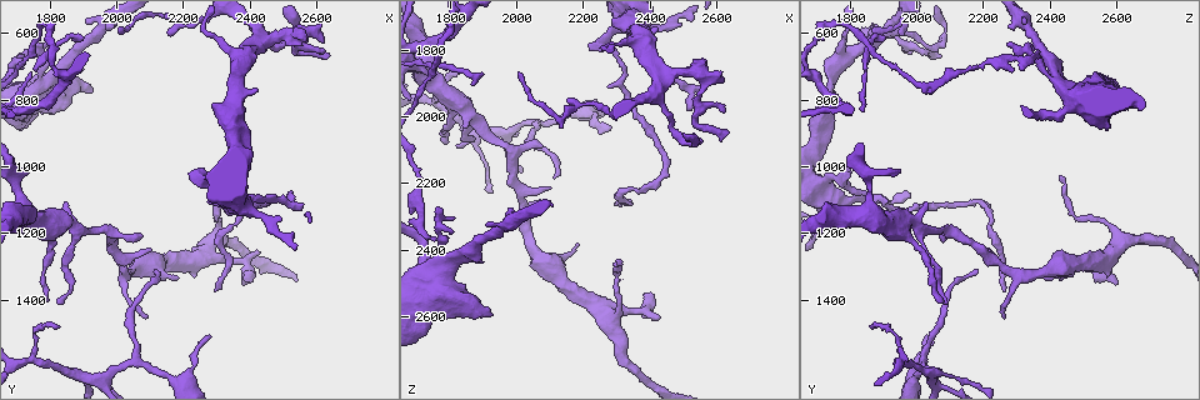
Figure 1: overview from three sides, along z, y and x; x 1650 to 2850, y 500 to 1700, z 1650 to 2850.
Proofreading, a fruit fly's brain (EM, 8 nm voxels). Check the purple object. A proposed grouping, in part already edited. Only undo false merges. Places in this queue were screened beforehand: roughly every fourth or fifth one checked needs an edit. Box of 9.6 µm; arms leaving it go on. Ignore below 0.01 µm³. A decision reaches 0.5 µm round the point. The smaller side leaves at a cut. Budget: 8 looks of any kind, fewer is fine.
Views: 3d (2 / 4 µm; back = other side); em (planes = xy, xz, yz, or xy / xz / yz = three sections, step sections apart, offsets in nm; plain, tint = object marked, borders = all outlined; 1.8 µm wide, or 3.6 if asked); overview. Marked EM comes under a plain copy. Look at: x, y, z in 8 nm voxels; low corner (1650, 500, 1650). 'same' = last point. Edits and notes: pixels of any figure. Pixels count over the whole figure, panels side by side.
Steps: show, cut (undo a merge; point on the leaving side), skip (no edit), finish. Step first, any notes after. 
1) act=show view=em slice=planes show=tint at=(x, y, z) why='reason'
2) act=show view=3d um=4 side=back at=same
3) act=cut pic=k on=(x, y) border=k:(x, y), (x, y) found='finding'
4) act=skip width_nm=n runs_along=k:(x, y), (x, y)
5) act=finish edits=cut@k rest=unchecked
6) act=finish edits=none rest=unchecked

act=show view=em um=3.6 slice=planes show=tint at=(1760, 780, 2450) why='abrupt turn'

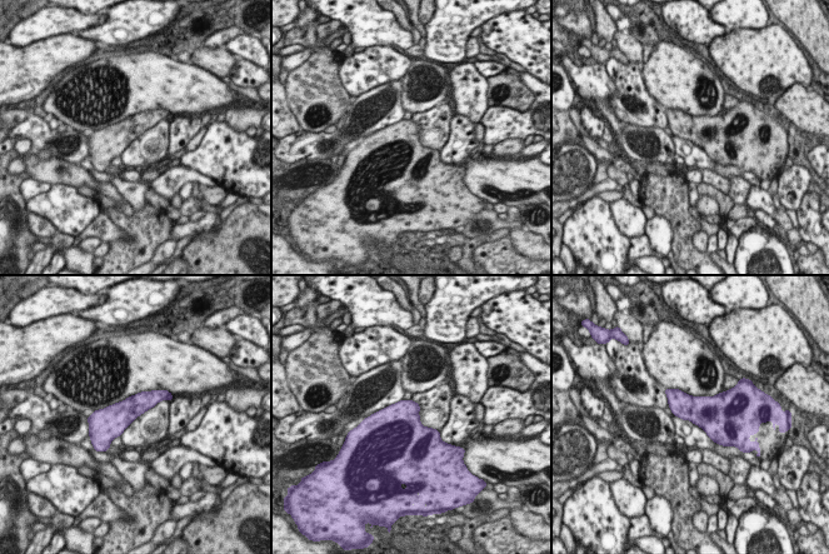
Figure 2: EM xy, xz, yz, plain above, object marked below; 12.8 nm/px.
act=skip found='one cell here'

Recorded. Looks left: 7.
act=show view=em slice=planes show=tint at=(1960, 1630, 2050) why='sharp bend'

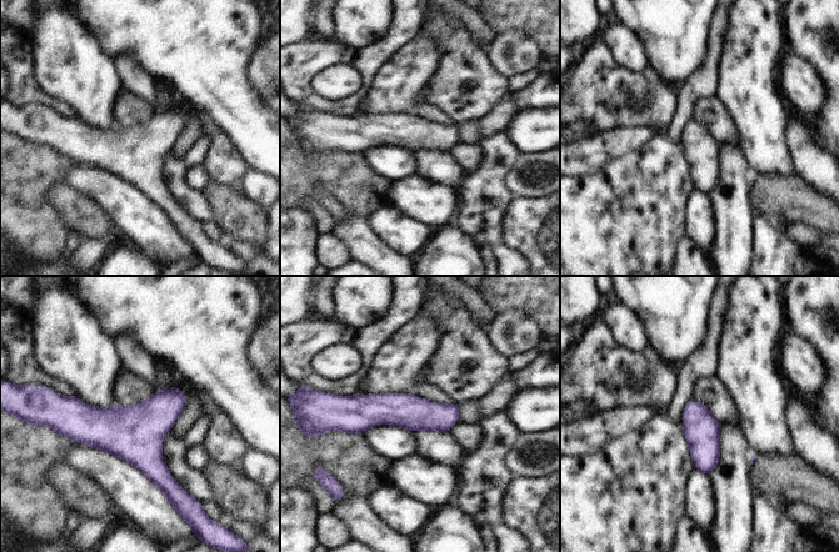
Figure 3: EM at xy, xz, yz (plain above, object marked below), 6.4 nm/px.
act=skip runs_along=3:(345, 410), (405, 410), (455, 420) found='one cell here'

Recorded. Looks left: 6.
act=show view=em slice=yz step=8 show=tint at=(2030, 1320, 2300) why='a narrow waist'

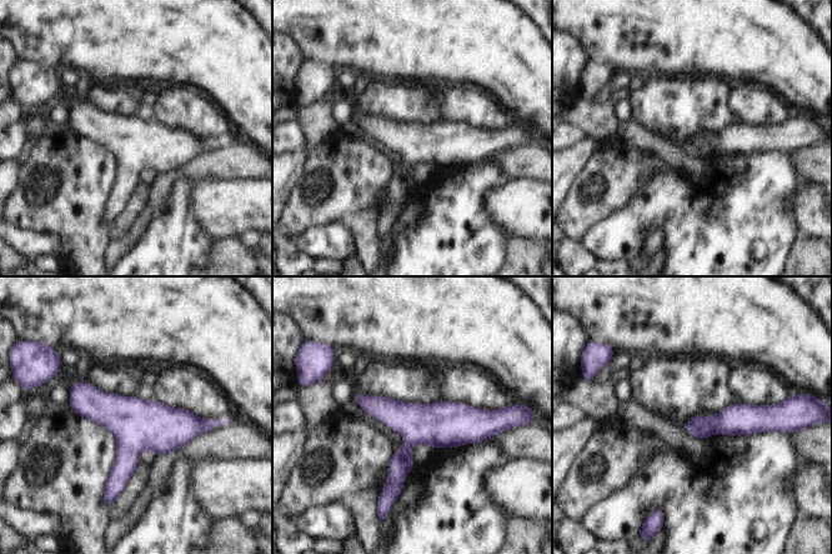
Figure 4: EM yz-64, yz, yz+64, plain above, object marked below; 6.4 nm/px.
act=skip found='continuous, no second cell'

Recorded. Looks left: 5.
act=finish edits=none rest=unchecked

